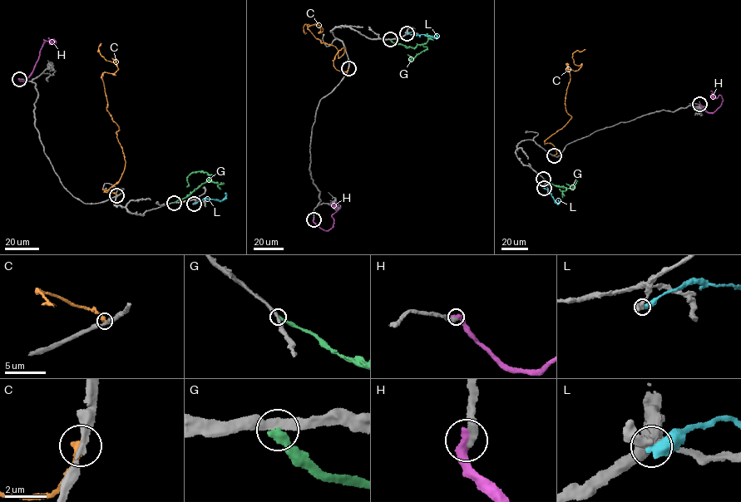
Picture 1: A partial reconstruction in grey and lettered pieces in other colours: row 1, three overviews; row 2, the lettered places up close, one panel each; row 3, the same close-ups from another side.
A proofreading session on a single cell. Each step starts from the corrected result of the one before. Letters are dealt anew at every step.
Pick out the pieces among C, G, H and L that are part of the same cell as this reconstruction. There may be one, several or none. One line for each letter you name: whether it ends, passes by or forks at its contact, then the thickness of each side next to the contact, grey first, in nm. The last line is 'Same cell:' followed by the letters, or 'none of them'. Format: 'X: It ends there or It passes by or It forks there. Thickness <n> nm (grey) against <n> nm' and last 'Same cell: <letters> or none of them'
Same cell: none of them

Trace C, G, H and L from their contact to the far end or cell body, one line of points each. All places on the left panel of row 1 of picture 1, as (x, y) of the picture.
C: (116, 195), (102, 189), (119, 180), (125, 162), (101, 76), (118, 68), (116, 60), (100, 54), (101, 43)
G: (174, 202), (190, 194), (211, 175), (205, 172), (192, 173), (187, 178), (186, 186)
H: (19, 79), (24, 81), (27, 78), (43, 40), (54, 42), (49, 38)
L: (195, 204), (204, 199), (223, 199), (225, 193)

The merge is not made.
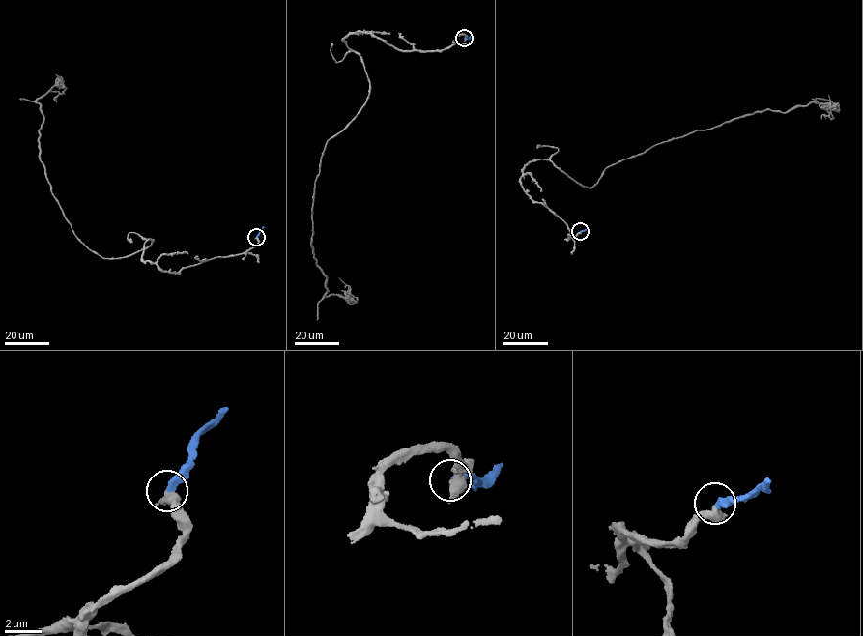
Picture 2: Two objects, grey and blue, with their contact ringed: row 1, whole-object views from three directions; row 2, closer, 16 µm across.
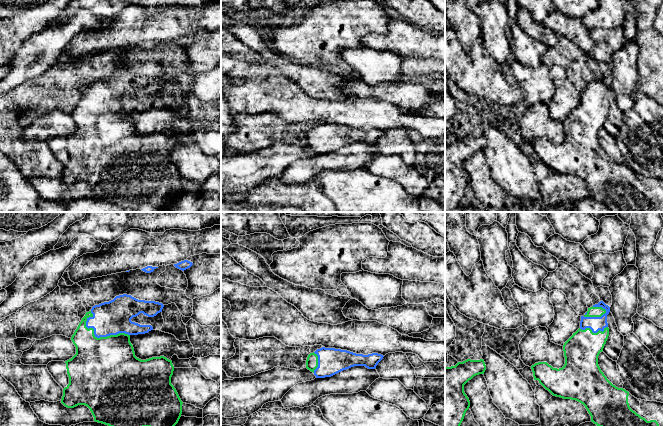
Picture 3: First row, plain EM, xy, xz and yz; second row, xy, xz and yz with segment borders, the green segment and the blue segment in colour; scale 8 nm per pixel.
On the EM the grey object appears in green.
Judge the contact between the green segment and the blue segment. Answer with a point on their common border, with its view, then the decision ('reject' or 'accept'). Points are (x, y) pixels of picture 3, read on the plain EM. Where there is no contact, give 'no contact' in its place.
meets green in xy at (102, 113); accept

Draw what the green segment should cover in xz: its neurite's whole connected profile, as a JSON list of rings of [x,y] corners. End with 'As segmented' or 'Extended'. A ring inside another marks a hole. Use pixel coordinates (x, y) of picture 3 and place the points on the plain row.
[[[322,123],[308,131],[306,144],[313,148],[316,154],[325,154],[354,142],[375,145],[383,133],[378,129],[363,131],[347,126]]]. Extended

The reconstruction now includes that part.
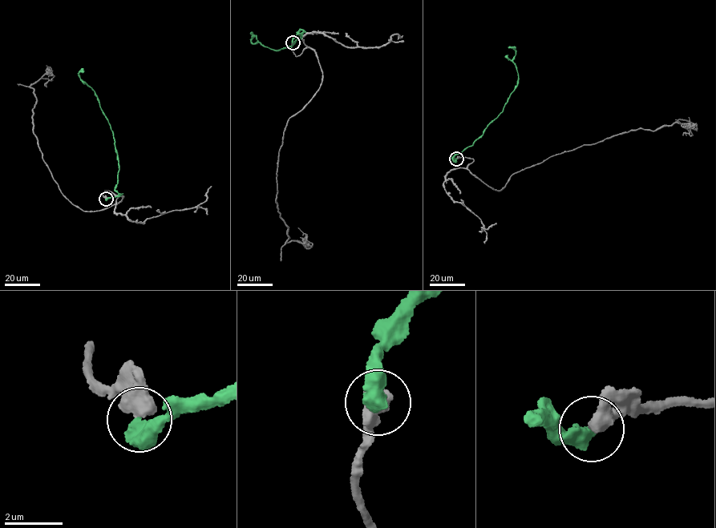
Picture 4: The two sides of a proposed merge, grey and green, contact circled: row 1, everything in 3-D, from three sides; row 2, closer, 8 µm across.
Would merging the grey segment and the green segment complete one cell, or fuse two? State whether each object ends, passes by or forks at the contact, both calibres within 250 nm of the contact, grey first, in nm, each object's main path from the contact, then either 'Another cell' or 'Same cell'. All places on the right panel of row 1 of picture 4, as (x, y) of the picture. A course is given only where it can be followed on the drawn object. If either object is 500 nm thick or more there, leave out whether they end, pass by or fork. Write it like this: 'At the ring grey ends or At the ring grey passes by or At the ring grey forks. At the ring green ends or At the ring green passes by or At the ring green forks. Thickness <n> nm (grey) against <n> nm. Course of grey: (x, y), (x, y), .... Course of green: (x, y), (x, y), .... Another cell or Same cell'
Thickness 650 nm (grey) against 600 nm. Course of grey: (456, 159), (473, 159), (468, 170), (500, 190), (512, 175), (556, 155), (635, 129), (689, 126), (675, 119). Course of green: (456, 159), (452, 159), (472, 145), (502, 112), (516, 86), (515, 48), (508, 47). Same cell

